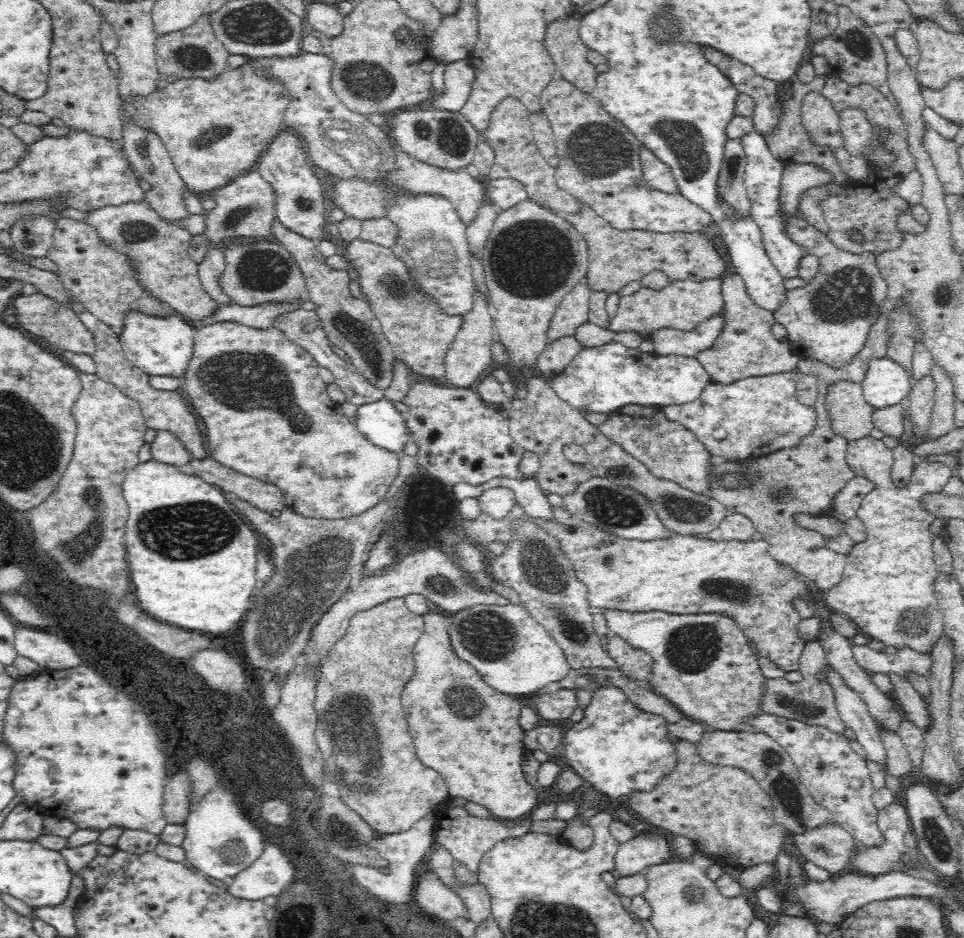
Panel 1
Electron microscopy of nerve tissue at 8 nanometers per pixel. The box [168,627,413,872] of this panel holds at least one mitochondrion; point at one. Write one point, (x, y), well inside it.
(359, 768)

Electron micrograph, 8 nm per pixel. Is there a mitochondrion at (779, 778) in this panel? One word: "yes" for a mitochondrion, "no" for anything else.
yes

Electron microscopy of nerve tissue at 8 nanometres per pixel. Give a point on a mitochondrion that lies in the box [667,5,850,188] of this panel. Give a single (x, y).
(726, 166)

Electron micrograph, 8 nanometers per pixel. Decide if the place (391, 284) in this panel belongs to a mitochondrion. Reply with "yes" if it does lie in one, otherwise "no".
yes

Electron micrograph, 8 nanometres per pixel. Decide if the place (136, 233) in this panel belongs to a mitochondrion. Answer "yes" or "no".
yes

